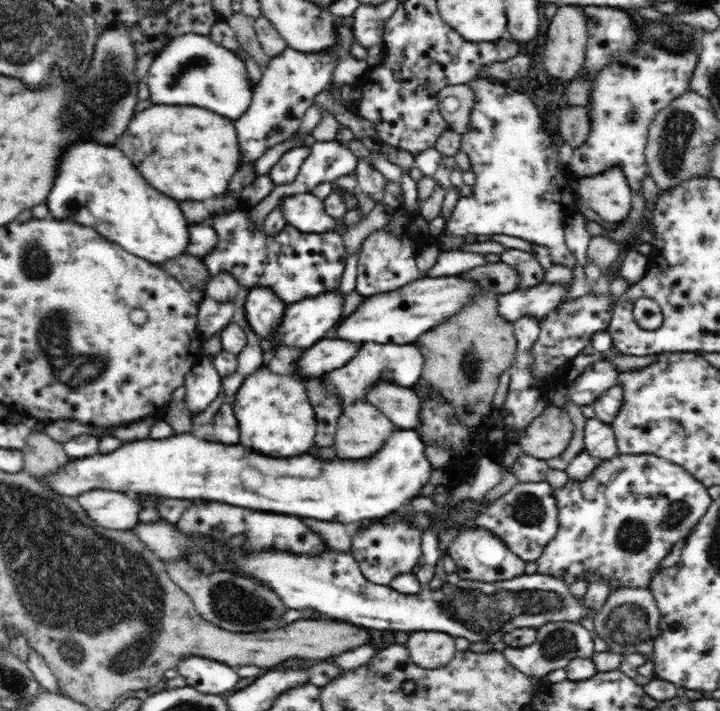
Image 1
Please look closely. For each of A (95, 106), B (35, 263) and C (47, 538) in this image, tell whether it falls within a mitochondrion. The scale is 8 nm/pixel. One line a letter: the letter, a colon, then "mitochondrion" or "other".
A: mitochondrion
B: mitochondrion
C: mitochondrion

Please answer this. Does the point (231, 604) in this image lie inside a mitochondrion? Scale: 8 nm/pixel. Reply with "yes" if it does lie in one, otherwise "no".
yes

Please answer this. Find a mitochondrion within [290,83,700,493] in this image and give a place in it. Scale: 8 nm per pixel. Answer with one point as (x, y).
(679, 127)

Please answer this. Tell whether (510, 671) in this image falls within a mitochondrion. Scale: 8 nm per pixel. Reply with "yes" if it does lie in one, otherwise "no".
no

